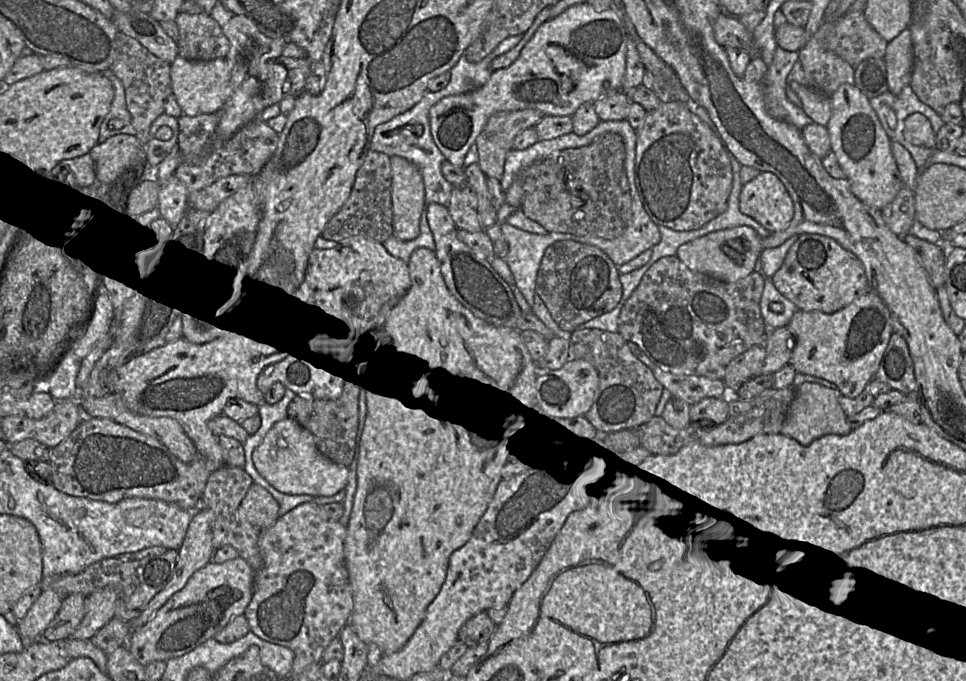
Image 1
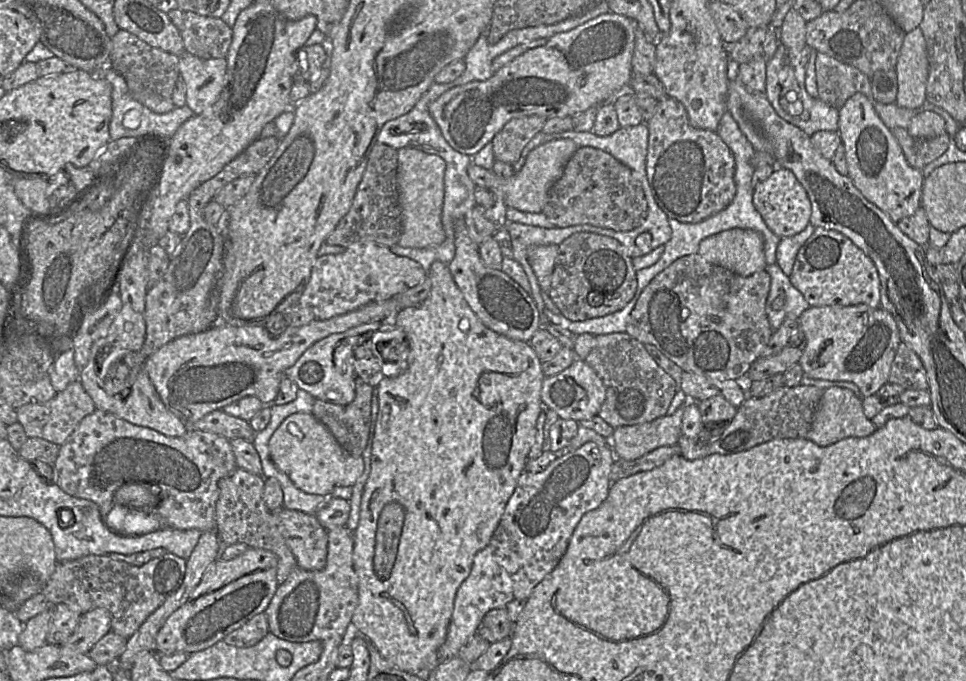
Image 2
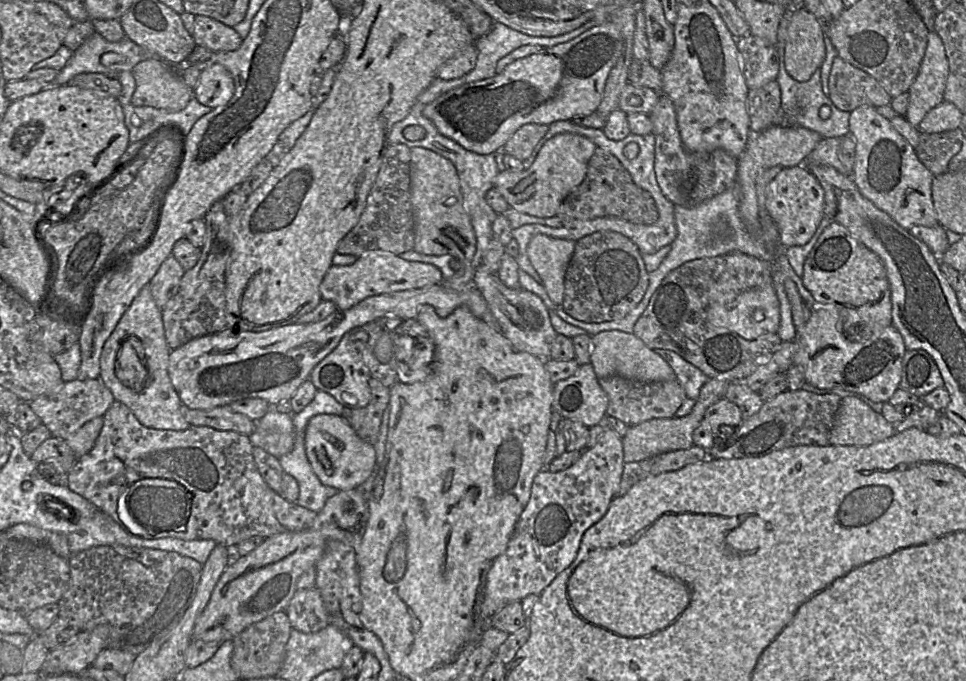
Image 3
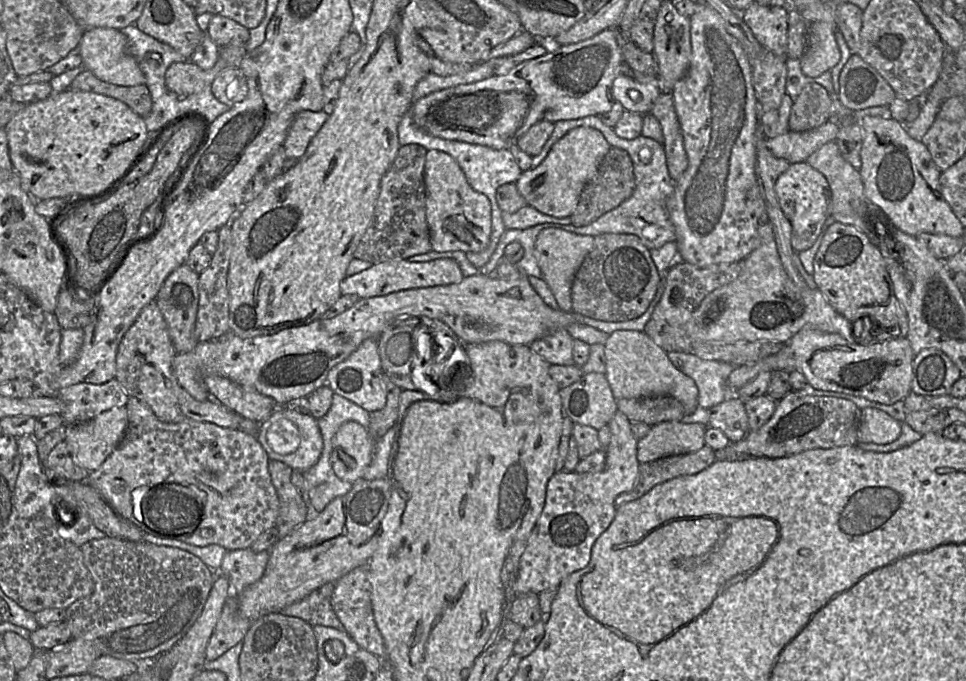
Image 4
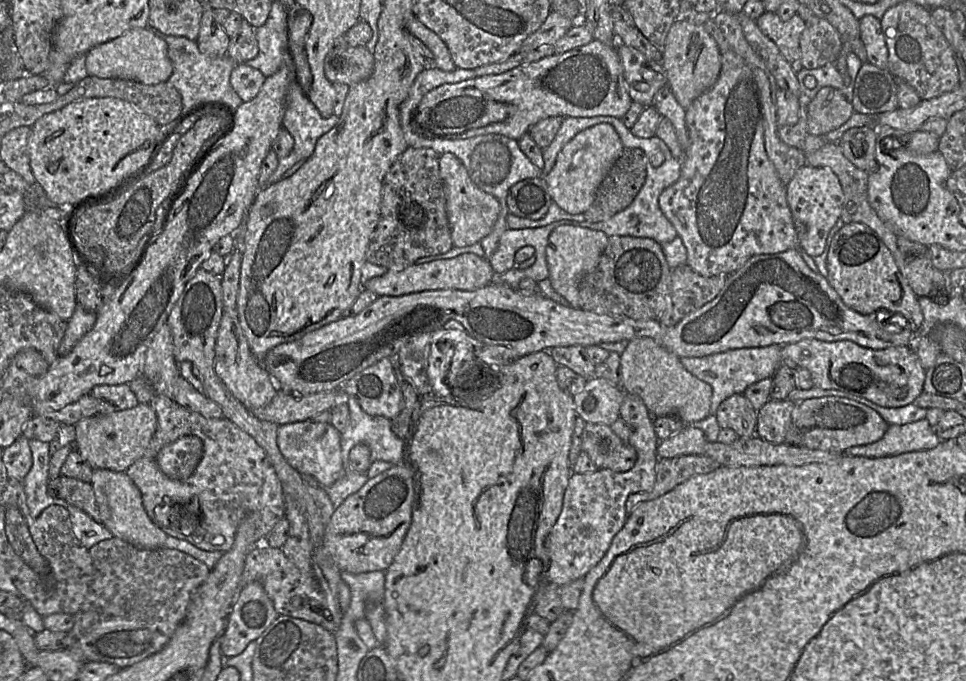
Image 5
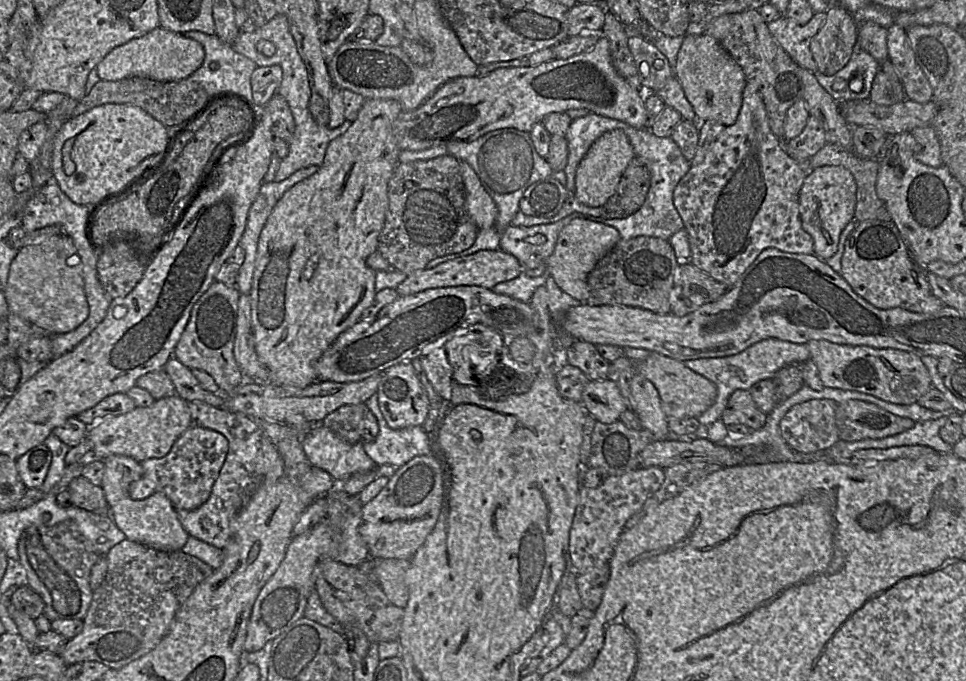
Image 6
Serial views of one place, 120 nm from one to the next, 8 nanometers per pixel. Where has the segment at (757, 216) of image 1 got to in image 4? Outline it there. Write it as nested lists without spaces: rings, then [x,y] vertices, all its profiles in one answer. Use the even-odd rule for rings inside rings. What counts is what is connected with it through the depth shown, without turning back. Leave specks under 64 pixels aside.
[[[807,162],[793,163],[778,177],[775,193],[782,211],[792,225],[793,249],[797,253],[810,249],[831,215],[831,191],[827,179]]]

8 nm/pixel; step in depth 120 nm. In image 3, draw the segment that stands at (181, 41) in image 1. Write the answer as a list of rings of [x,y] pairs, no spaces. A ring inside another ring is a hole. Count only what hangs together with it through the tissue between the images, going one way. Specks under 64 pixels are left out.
[[[195,15],[191,35],[197,46],[205,47],[214,52],[236,50],[243,40],[232,27],[201,15]]]

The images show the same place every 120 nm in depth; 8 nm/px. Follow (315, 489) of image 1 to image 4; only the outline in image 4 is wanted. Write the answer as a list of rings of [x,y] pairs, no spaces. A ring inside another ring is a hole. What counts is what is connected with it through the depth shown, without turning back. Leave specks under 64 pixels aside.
[[[355,421],[343,423],[332,440],[330,462],[335,474],[342,480],[355,483],[369,466],[376,439]]]

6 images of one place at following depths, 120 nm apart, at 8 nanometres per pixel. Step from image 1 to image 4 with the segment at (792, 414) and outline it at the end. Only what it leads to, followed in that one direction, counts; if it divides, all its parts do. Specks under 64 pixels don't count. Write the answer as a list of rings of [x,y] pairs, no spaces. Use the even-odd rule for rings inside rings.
[[[876,408],[860,410],[858,444],[888,444],[901,434],[901,422]]]

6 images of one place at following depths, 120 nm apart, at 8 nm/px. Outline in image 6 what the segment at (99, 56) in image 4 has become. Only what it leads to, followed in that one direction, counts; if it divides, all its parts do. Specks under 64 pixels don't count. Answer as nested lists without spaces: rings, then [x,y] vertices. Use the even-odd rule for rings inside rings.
[[[157,27],[112,49],[95,67],[102,80],[117,81],[131,77],[145,77],[161,82],[183,80],[199,69],[205,59],[203,46],[182,33]]]

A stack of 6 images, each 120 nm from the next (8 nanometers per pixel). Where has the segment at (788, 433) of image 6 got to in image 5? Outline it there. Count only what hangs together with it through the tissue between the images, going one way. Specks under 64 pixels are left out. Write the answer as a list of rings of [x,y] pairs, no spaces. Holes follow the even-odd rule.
[[[770,399],[757,411],[756,435],[776,444],[786,443],[786,435],[792,422],[792,411],[796,404],[788,399]]]

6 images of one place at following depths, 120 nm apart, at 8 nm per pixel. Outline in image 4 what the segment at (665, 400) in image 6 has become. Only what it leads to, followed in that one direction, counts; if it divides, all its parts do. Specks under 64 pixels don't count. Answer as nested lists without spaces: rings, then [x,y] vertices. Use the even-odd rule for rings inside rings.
[[[635,330],[615,331],[609,334],[604,348],[605,375],[617,400],[671,396],[682,403],[686,414],[693,413],[699,406],[699,391],[694,380],[678,370],[668,358],[667,352],[646,333]]]

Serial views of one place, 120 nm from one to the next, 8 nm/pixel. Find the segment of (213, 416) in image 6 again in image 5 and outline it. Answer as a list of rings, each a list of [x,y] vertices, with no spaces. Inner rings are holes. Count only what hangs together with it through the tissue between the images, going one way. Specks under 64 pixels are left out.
[[[155,395],[149,405],[157,416],[157,428],[144,455],[125,472],[140,490],[143,506],[152,522],[168,536],[190,542],[206,551],[229,551],[235,541],[241,523],[248,529],[248,543],[261,545],[265,537],[285,514],[285,495],[282,483],[264,449],[249,434],[231,420],[206,418],[188,410],[173,399]],[[183,436],[196,436],[203,442],[203,455],[193,474],[186,480],[175,480],[166,476],[158,467],[156,457],[166,445]]]

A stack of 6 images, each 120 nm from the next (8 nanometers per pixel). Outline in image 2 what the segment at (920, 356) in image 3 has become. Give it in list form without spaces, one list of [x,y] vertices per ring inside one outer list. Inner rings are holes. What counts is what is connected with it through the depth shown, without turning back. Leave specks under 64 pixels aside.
[[[904,342],[899,344],[889,374],[889,383],[905,390],[928,390],[927,374],[919,356]]]

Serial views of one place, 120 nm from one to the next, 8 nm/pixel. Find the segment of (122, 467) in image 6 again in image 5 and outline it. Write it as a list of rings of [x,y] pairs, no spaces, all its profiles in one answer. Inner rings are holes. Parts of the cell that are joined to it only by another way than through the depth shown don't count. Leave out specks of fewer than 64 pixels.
[[[96,469],[91,484],[99,507],[101,523],[115,537],[143,549],[164,547],[168,535],[149,518],[143,506],[140,490],[125,471]]]

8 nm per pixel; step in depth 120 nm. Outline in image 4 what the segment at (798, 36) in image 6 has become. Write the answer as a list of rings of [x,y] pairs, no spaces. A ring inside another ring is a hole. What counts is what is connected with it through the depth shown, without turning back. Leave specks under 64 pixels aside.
[[[754,1],[743,11],[743,20],[763,47],[783,61],[788,58],[788,12],[784,8]]]

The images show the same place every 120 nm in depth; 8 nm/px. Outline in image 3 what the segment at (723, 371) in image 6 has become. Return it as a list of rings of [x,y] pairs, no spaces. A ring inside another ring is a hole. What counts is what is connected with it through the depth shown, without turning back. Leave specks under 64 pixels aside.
[[[655,350],[673,369],[676,380],[684,389],[687,398],[696,400],[709,378],[697,367],[669,350]]]

